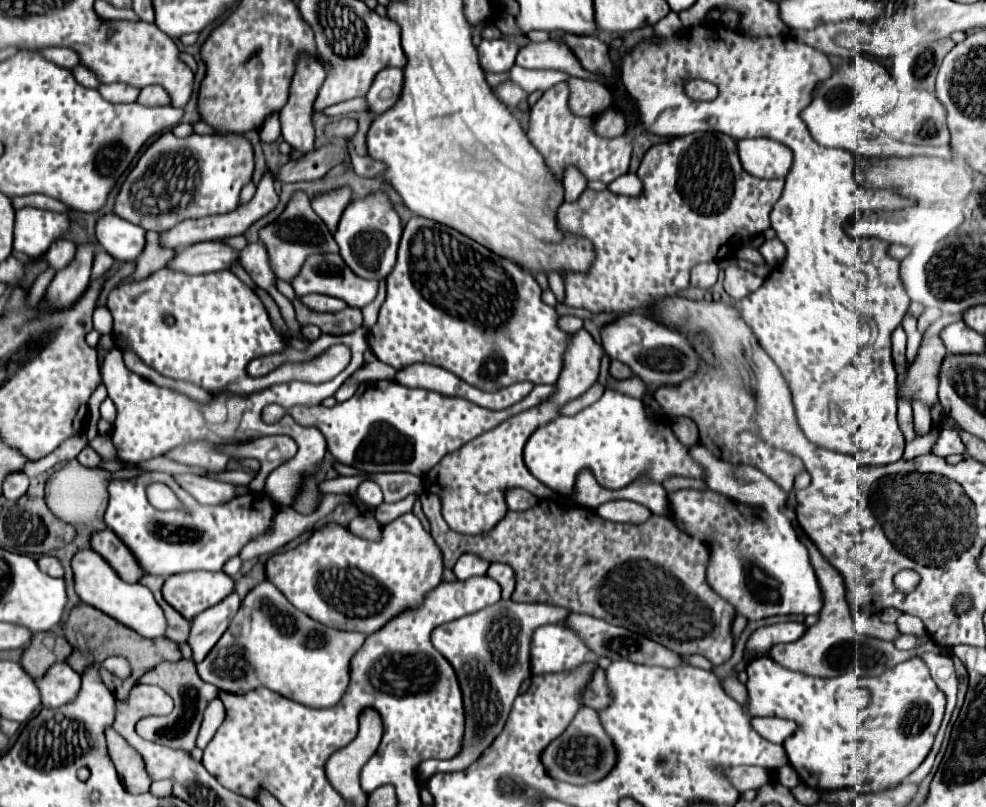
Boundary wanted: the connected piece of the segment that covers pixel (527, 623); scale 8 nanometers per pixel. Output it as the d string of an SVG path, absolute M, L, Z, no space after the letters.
M500 601L494 607L486 607L478 613L444 623L434 629L434 647L450 661L458 675L458 683L464 697L466 731L462 749L452 759L426 759L418 767L420 779L430 779L434 773L452 773L468 769L502 733L510 715L512 703L520 691L530 669L530 635L534 627L546 623L560 623L572 611L550 603L514 603Z

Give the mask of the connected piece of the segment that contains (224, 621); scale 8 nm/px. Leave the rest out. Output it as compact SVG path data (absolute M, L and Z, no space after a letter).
M234 593L230 595L230 599L224 599L224 603L218 603L218 607L210 607L210 611L202 611L198 619L192 619L190 647L196 663L200 663L218 643L218 639L226 633L234 615L238 613L238 607L240 599Z

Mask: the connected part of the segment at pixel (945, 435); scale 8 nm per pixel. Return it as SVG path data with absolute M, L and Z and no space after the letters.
M948 425L948 427L940 429L938 441L936 441L932 453L940 455L940 457L948 457L952 453L964 455L966 453L966 445L960 439L960 427L958 425Z

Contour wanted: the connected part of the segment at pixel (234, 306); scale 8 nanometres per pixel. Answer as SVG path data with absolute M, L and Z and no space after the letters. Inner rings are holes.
M164 267L142 283L112 289L108 295L108 309L114 317L112 335L122 341L124 349L138 355L160 375L200 385L210 395L224 391L249 395L292 379L323 383L343 371L351 359L348 347L338 344L302 367L286 365L270 375L250 377L246 371L248 363L260 355L282 353L284 341L274 331L260 297L232 271L186 275ZM164 315L172 315L176 323L168 327L162 319Z

